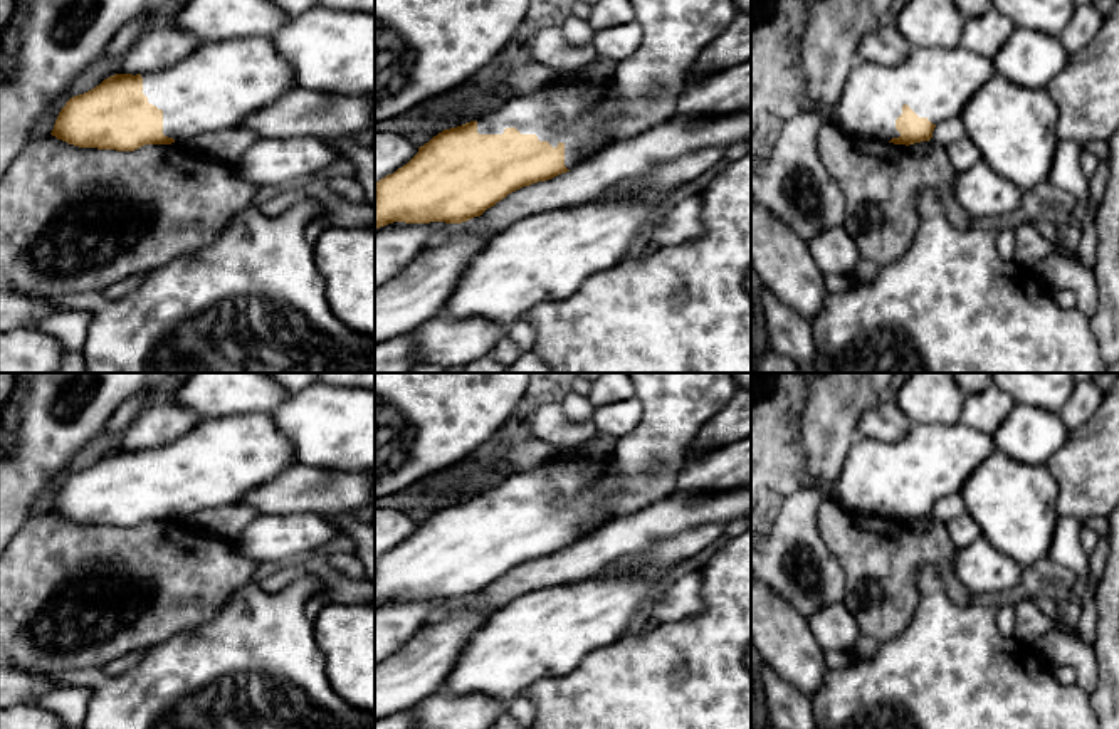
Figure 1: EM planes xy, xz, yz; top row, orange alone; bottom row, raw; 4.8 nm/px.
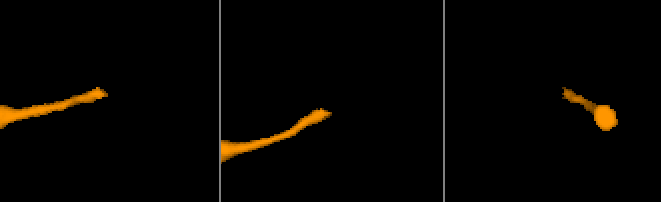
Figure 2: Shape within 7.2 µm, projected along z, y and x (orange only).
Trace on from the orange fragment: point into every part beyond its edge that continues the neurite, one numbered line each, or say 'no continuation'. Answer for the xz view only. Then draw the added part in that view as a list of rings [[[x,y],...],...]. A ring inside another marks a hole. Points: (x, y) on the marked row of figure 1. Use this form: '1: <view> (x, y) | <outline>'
1: xz (580, 115) | [[[615,76],[598,82],[565,82],[506,101],[477,119],[477,133],[502,134],[506,128],[516,128],[553,148],[563,143],[565,166],[571,170],[591,148],[610,139],[612,123],[623,111],[625,99]]]

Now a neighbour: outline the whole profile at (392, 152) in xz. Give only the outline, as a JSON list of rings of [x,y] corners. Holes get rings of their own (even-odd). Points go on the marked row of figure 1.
[[[375,133],[375,183],[395,173],[418,153],[418,146],[397,133]]]

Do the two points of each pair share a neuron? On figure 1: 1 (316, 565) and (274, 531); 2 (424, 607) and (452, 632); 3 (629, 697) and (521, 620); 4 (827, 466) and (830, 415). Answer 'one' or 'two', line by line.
1: two
2: two
3: two
4: one

